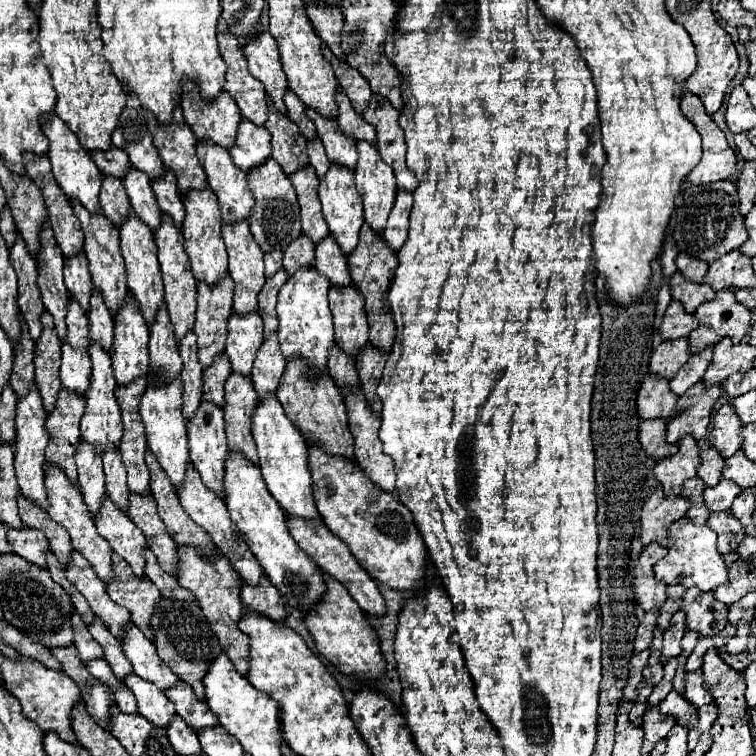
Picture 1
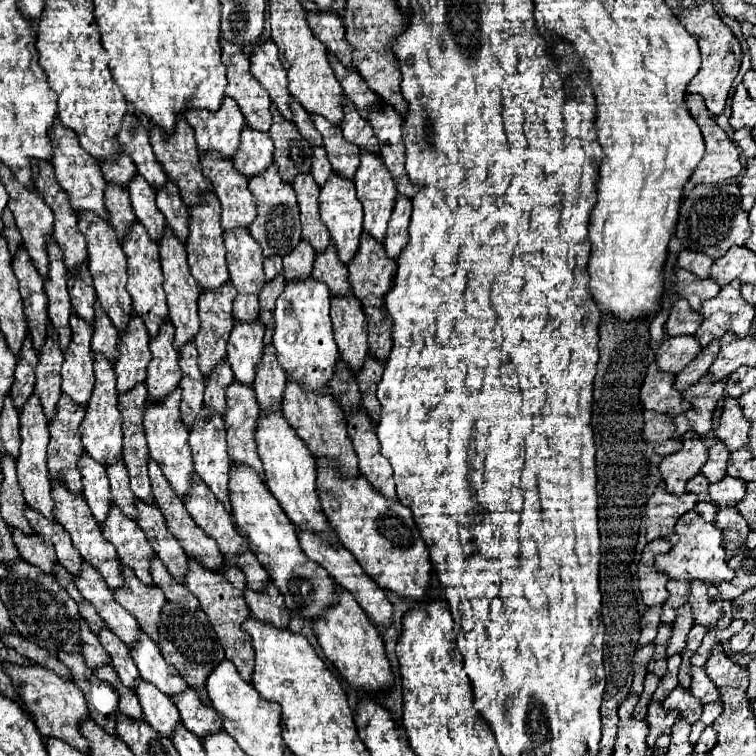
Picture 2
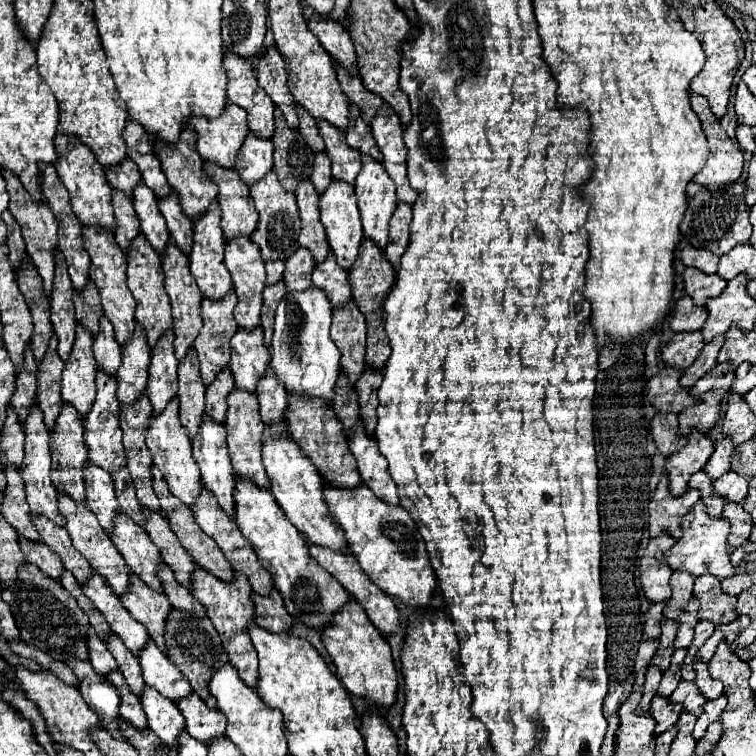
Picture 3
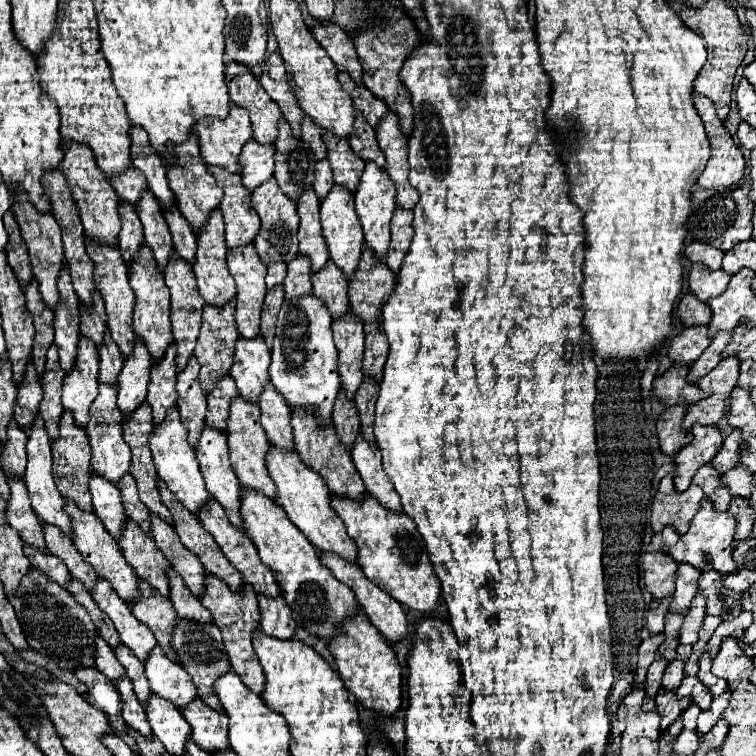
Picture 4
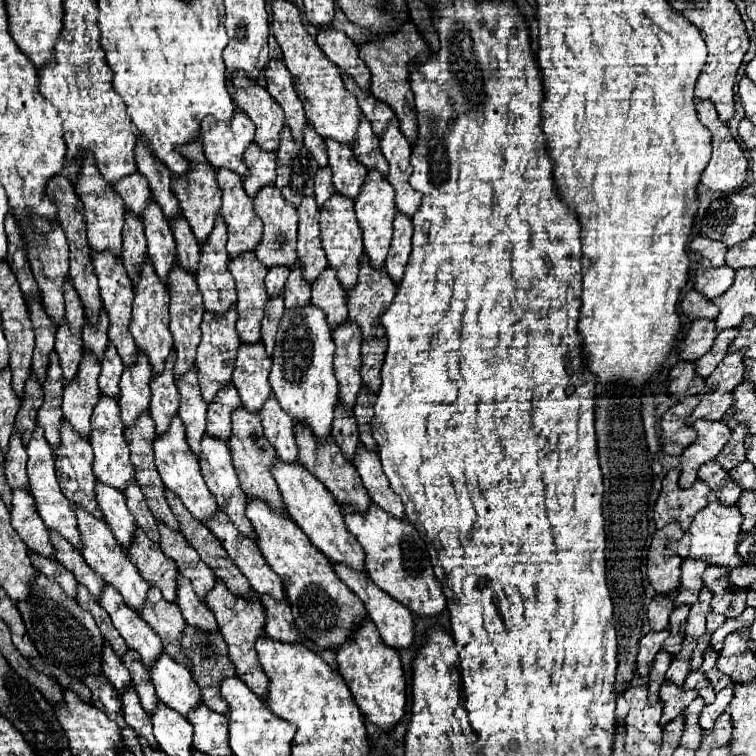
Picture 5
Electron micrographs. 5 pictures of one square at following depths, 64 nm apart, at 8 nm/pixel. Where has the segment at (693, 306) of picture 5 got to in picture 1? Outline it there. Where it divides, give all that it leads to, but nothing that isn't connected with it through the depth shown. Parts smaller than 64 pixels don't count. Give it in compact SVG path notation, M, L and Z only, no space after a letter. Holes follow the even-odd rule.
M672 300L664 314L664 322L660 326L660 336L662 336L662 340L686 338L696 326L698 326L698 318L694 318L694 314L686 314L686 308L682 306L682 302Z

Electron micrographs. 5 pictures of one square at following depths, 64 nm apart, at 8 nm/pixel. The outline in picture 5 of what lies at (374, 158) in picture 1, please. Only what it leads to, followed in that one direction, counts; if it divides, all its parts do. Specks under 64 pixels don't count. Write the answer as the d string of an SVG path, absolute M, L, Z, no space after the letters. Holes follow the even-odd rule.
M376 170L368 172L366 182L360 190L360 198L356 200L356 216L358 216L358 224L364 236L364 250L366 256L370 260L370 266L374 270L384 270L384 260L390 248L390 240L392 240L392 222L396 216L396 204L394 204L394 188L390 186L390 182L386 178L382 178Z

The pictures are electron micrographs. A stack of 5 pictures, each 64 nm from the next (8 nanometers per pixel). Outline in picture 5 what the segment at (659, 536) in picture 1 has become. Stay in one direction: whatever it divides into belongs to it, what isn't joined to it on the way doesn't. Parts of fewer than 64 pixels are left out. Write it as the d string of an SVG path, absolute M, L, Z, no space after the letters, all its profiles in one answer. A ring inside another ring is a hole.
M670 470L662 482L662 492L654 506L654 522L658 528L676 520L682 530L688 530L694 514L708 504L710 486L704 480L696 480L690 488L680 488L678 478L680 470Z

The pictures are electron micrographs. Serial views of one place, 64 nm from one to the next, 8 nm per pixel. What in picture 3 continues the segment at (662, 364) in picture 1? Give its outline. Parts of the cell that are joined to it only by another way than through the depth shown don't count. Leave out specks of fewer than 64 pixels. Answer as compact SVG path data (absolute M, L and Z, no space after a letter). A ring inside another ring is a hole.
M696 330L696 332L678 332L678 334L674 334L674 338L662 348L662 360L664 360L668 366L686 370L686 368L698 358L698 354L702 352L704 344L706 344L706 342L702 340L700 330Z

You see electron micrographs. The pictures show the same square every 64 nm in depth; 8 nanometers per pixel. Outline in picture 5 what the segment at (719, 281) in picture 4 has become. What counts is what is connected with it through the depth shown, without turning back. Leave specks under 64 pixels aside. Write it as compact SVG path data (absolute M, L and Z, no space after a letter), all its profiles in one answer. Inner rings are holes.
M702 258L696 266L696 290L706 298L716 298L734 284L734 270L730 266L712 266L708 258Z

